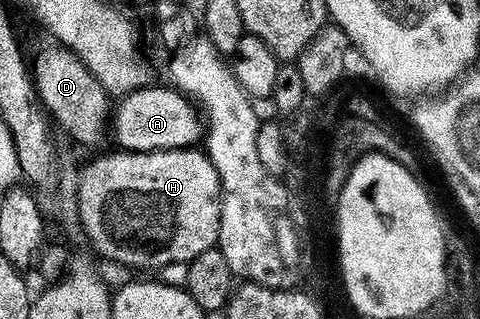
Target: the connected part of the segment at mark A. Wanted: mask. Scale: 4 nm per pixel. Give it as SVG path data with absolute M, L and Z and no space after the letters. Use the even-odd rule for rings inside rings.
M149 83L133 93L125 93L115 102L110 113L110 137L116 140L121 150L129 153L153 153L163 149L186 149L197 144L196 140L202 137L202 113L193 102L184 94L167 84L155 85Z

